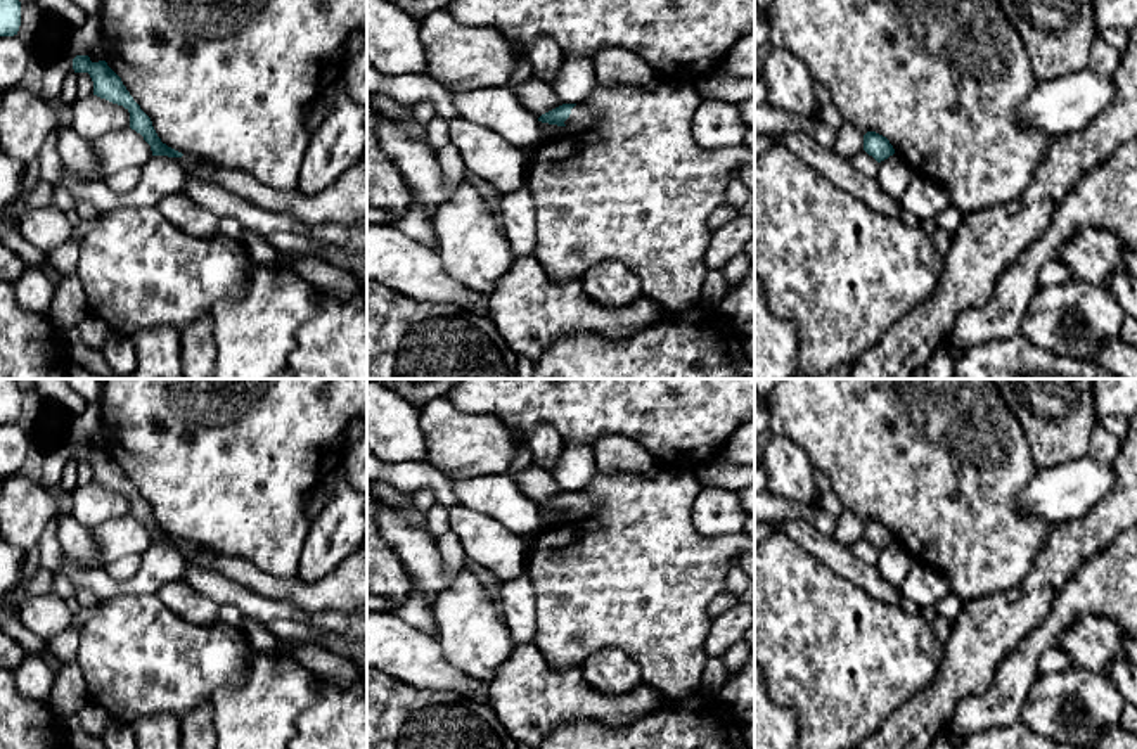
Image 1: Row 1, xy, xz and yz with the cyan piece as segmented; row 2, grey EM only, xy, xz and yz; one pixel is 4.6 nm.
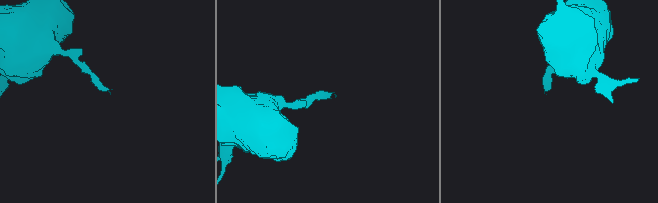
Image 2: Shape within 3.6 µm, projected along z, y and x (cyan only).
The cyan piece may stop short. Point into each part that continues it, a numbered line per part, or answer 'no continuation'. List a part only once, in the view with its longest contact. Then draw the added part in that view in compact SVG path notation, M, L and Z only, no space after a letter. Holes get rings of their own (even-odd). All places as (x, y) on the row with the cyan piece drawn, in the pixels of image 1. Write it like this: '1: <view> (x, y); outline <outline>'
1: xz (580, 116); outline M576 104L571 109L569 118L564 121L566 128L571 131L578 131L587 128L594 121L594 111L585 107L583 104Z

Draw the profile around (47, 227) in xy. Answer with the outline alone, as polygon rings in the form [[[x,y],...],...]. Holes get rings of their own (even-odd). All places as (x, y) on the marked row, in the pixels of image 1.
[[[52,204],[19,213],[17,227],[22,239],[45,254],[50,254],[78,234],[66,213]]]

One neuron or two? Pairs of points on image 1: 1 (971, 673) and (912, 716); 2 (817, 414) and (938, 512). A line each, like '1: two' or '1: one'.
1: one
2: one

